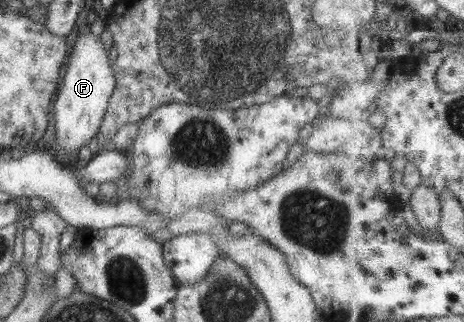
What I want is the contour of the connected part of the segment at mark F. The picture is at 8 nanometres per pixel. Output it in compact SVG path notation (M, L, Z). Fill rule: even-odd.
M84 32L76 36L65 74L61 79L61 87L55 91L57 99L53 103L53 119L55 129L55 148L60 157L75 162L78 149L87 146L101 125L109 96L114 85L115 76L112 66L109 65L108 50L105 49L99 38L91 32Z

